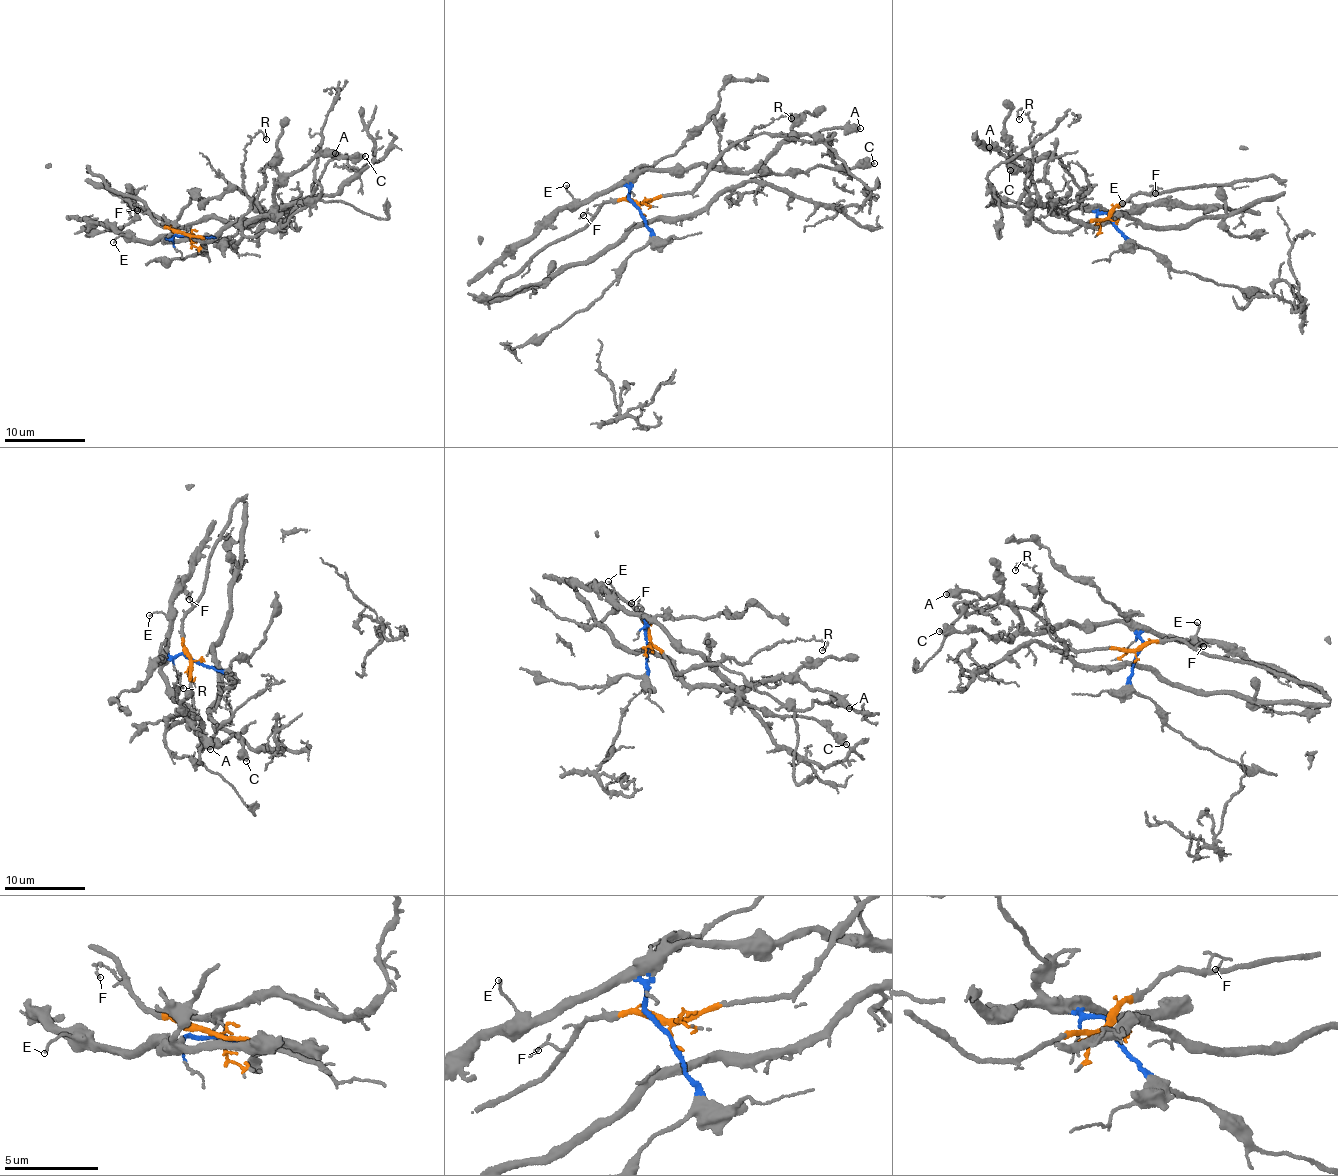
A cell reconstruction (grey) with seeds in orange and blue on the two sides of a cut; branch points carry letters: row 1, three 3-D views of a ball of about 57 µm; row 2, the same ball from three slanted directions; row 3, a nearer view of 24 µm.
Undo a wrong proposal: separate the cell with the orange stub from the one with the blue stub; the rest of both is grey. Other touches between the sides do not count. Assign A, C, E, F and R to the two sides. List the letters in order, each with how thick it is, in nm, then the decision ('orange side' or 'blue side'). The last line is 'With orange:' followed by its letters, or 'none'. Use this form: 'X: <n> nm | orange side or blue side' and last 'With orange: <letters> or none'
A: 550 nm | blue side
C: 380 nm | blue side
E: 110 nm | blue side
F: 110 nm | orange side
R: 150 nm | orange side
With orange: F, R

